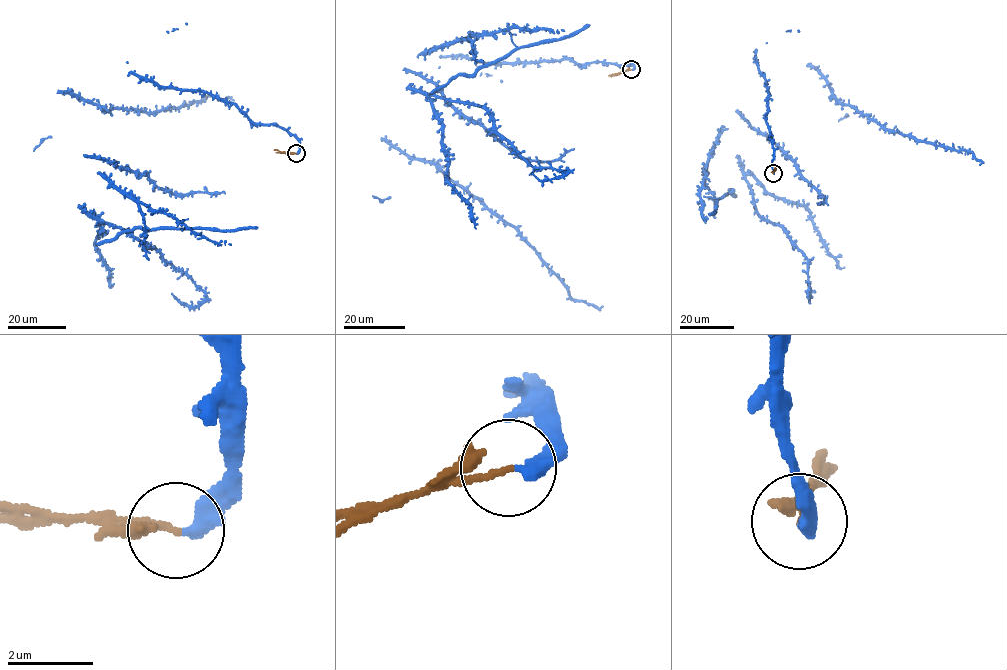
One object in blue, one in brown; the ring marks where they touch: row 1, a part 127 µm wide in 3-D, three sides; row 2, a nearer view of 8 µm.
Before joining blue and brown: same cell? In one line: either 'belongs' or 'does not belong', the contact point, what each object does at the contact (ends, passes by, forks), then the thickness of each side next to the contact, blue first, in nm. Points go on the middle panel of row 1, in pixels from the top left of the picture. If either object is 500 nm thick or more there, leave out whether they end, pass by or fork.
does not belong | (631, 69) | blue ends | brown ends | 380/160 nm

